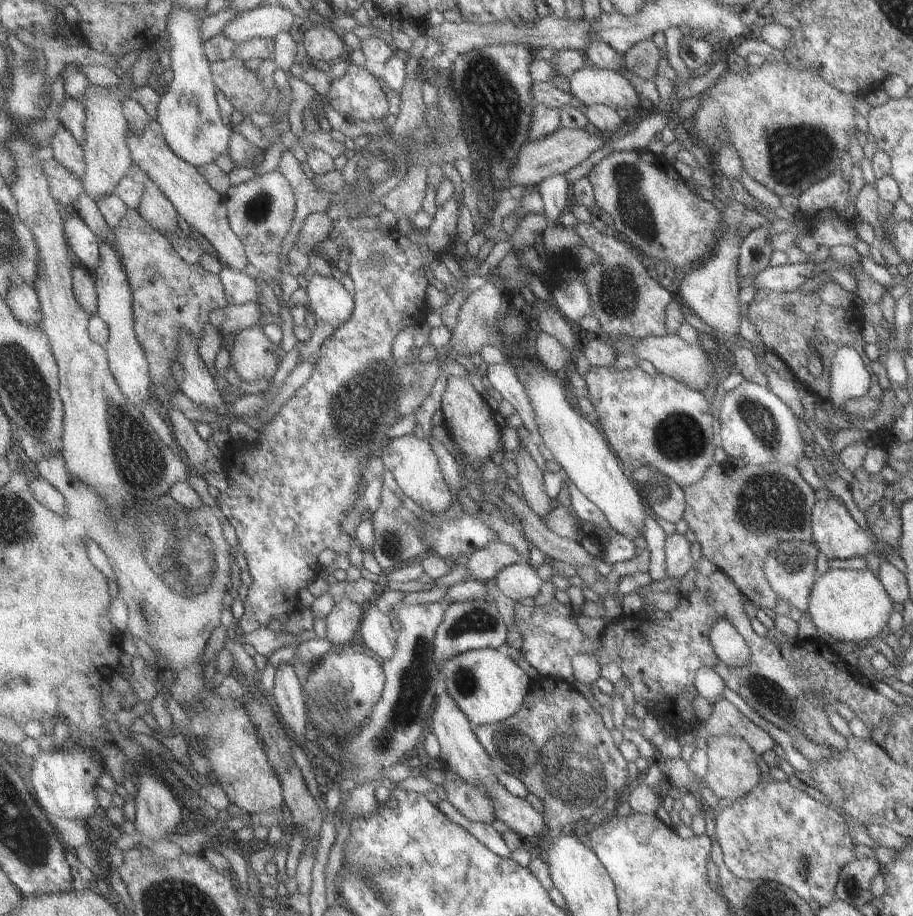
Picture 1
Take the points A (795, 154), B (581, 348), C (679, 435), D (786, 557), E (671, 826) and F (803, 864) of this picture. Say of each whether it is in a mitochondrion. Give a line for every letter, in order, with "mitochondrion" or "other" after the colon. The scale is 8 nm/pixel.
A: mitochondrion
B: other
C: mitochondrion
D: mitochondrion
E: other
F: mitochondrion

